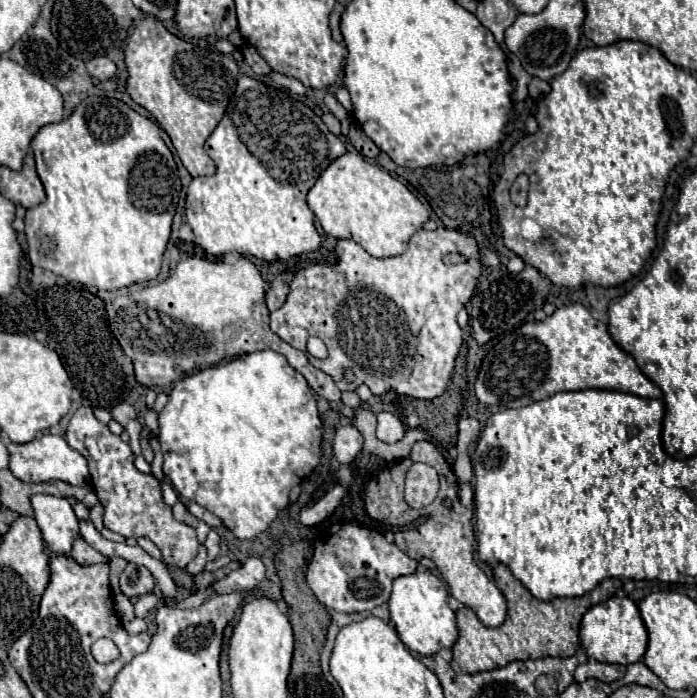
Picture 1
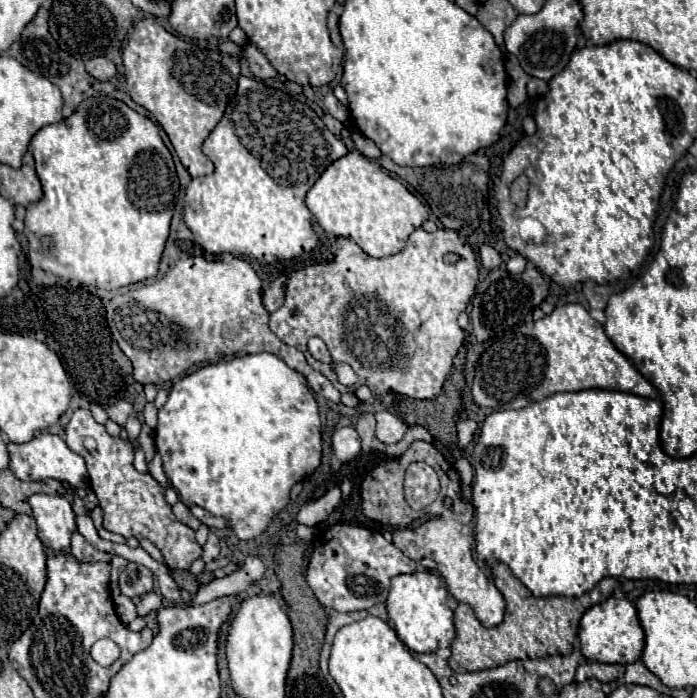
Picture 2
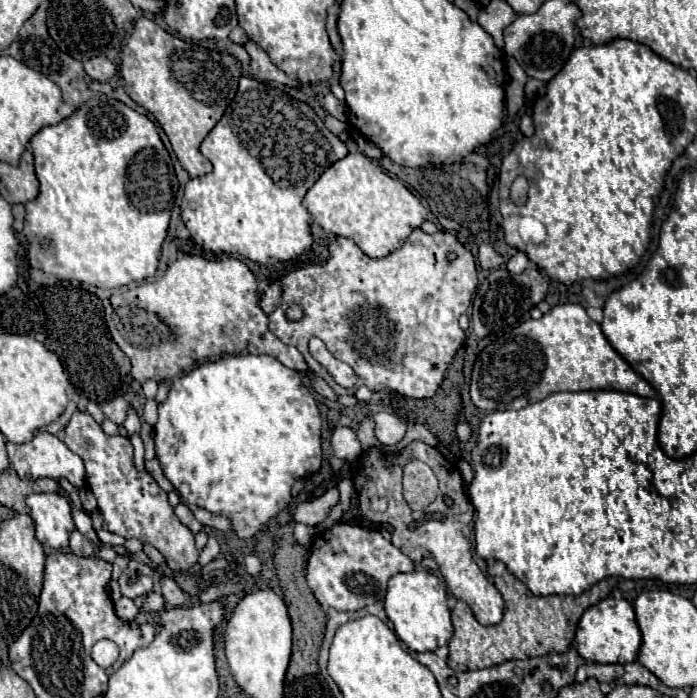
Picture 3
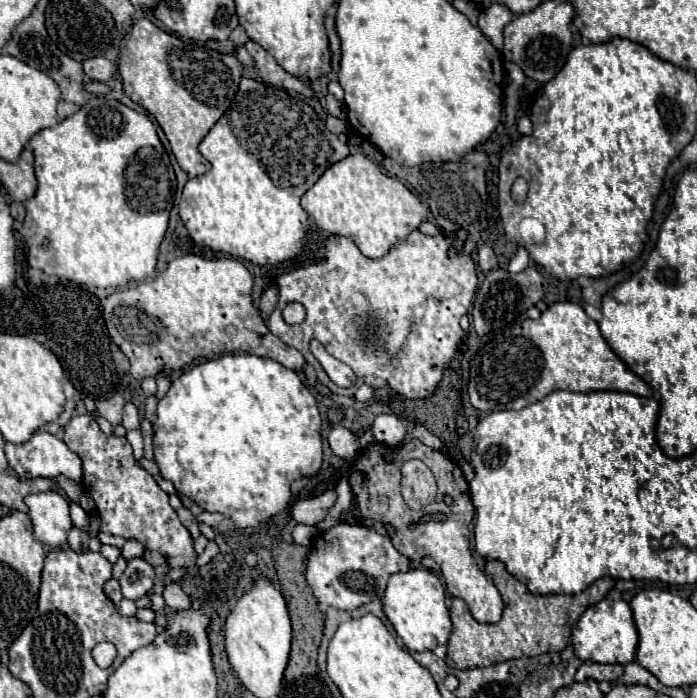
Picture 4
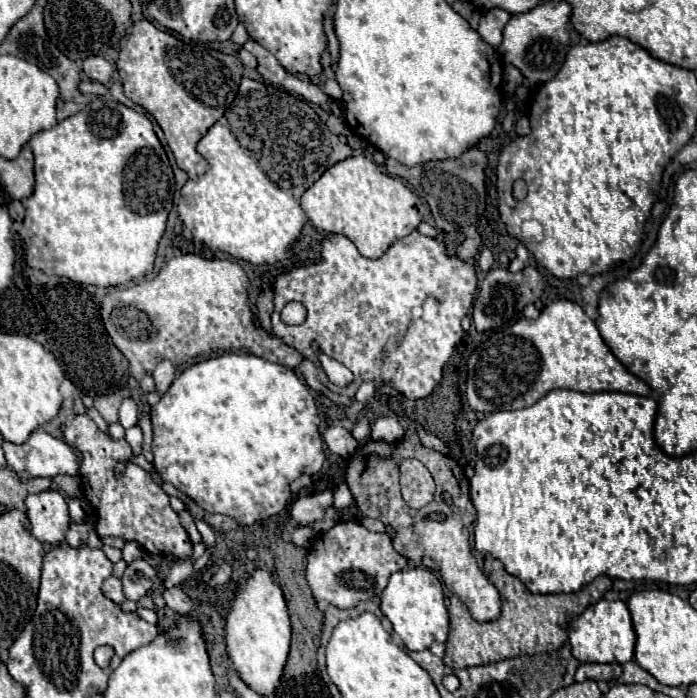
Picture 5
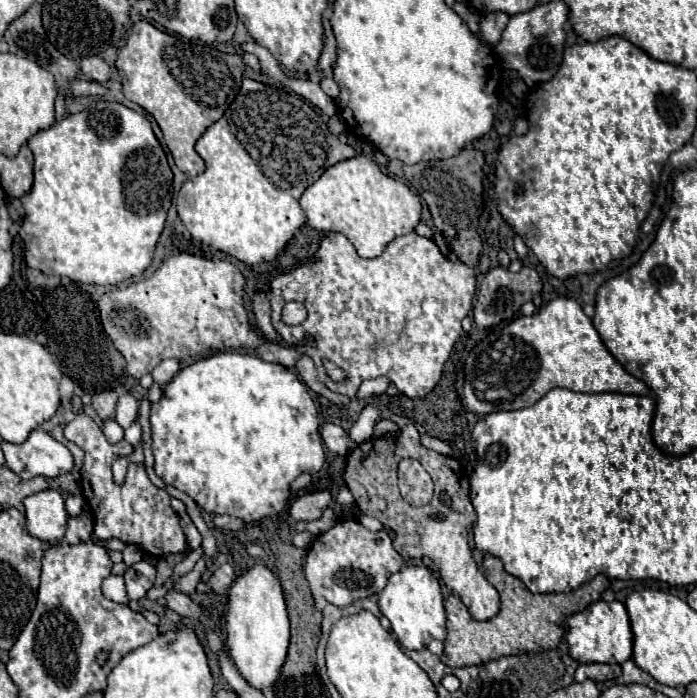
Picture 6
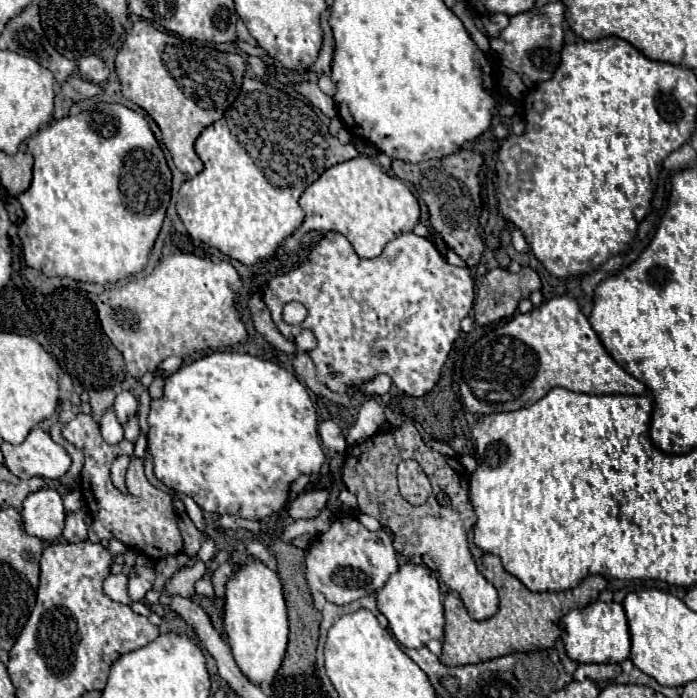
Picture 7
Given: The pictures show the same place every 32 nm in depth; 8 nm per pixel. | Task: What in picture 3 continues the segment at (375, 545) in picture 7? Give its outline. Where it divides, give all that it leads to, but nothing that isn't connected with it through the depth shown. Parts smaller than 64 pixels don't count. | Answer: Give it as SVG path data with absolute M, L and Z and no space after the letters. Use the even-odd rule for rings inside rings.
M336 524L314 540L306 566L306 580L320 604L354 612L382 600L390 576L412 570L412 560L392 546L380 532L352 524Z

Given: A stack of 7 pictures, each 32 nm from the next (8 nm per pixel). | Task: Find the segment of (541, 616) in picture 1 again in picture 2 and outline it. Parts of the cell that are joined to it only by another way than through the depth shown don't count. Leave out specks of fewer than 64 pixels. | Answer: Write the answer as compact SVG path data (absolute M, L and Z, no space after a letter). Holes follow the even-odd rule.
M502 562L492 566L492 578L506 600L504 620L498 626L486 628L476 620L470 606L464 603L458 604L458 608L454 610L456 636L450 644L452 656L448 660L454 672L486 670L486 668L506 664L510 660L526 660L526 658L538 658L538 656L550 656L550 654L570 654L570 650L576 644L576 632L578 632L578 622L582 614L590 606L606 600L618 584L616 578L604 578L590 592L584 592L578 598L568 598L568 596L536 598L518 578L512 576L510 568Z

